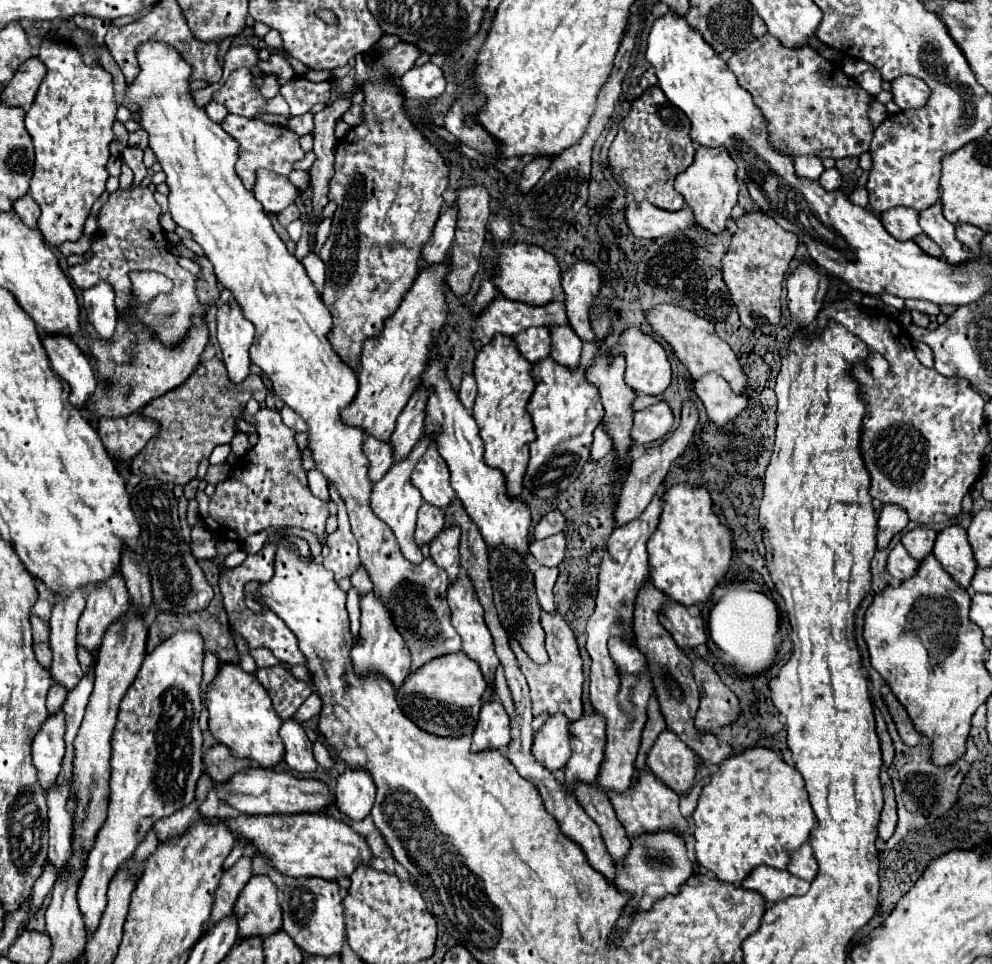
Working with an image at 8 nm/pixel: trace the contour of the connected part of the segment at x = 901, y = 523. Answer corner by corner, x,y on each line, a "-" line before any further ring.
883,506
879,514
879,532
877,532
877,548
885,548
891,538
901,532
909,522
909,516
901,506

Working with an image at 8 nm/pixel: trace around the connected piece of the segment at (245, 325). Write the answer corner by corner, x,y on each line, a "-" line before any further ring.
229,300
217,310
217,340
223,352
229,378
241,382
249,376
249,346
253,342
253,324
241,314
241,306

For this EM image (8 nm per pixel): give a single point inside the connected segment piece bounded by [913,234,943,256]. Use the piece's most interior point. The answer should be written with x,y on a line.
924,242

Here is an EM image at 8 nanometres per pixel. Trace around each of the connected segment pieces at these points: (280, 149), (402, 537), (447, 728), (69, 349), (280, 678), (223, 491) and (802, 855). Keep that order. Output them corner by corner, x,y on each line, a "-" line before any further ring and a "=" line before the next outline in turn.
227,114
225,120
221,122
221,126
227,134
231,134
239,142
239,160
235,164
235,172
239,174
239,178
247,190
253,190
257,168
271,168
273,172
277,172
281,176
289,176
293,172
293,164
297,160
305,158
305,152
299,146
299,136
289,128
273,126
273,124
265,124
261,120
249,120
249,118
233,116
233,114
=
423,434
423,438
417,442
417,446
411,450
409,456
405,456
401,462
393,464
389,468
389,472
373,486
373,494
371,494
371,508
375,510
375,514
387,522
391,526
391,530
397,534
397,542
401,546
401,552
407,560
411,562
421,562
423,560
423,554
421,554
421,548
417,546
417,542
413,542
413,534
415,534
415,520
417,520
417,510
419,506
423,504
423,498
421,498
421,492
409,484
409,478
411,478
411,472
413,472
413,466
417,464
417,458
421,458
421,454
425,454
425,450
429,448
429,444
435,440
435,434
=
453,652
431,660
415,674
411,674
397,690
397,702
403,714
421,730
443,738
461,738
465,734
473,734
485,690
487,682
477,662
473,662
463,652
=
61,334
45,336
41,342
51,360
51,368
71,386
71,404
85,412
85,402
97,388
97,378
89,360
81,354
71,338
=
277,664
271,668
259,668
255,674
257,674
257,680
263,684
263,688
269,692
275,712
283,720
291,718
305,702
305,698
313,692
311,684
293,678
283,664
=
261,408
249,418
257,422
259,442
237,460
233,474
215,486
211,498
205,492
197,494
203,522
215,534
221,534
221,538
239,544
269,526
299,526
323,536
329,510
327,504
315,498
307,486
307,472
301,468
301,452
295,442
295,432
283,424
277,410
=
803,844
799,850
793,852
793,860
789,864
789,872
807,880
807,882
813,882
813,878
817,876
817,860
813,856
813,850
809,844

